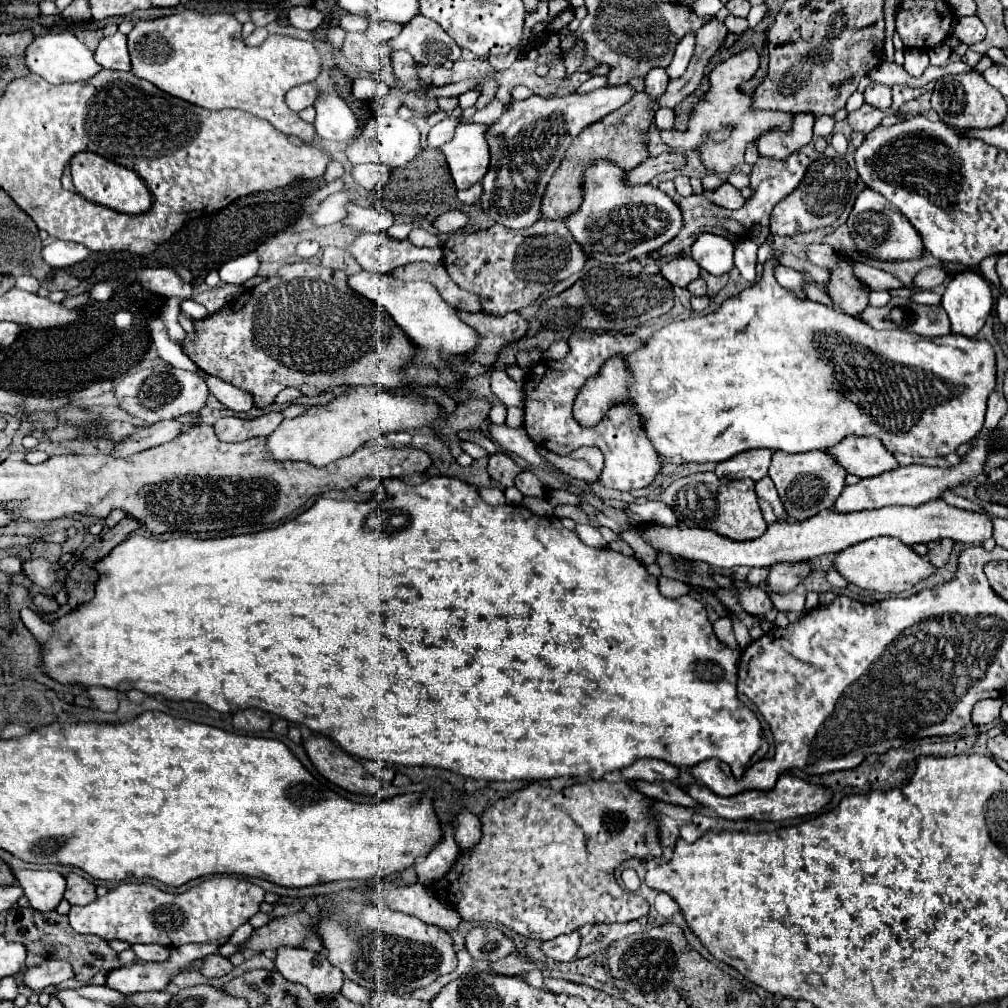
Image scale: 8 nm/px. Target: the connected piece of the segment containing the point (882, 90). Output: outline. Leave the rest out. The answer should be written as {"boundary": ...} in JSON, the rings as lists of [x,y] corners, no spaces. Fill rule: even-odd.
{"boundary":[[[871,84],[871,86],[867,86],[867,90],[863,94],[865,94],[867,104],[881,108],[881,110],[889,110],[891,100],[893,100],[891,86],[887,86],[887,84]]]}

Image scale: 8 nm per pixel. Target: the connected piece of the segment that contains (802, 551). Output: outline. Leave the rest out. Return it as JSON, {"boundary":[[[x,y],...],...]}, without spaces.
{"boundary":[[[931,500],[921,506],[889,506],[879,510],[865,510],[865,512],[851,512],[839,514],[833,510],[823,510],[823,514],[803,520],[803,522],[775,522],[767,528],[767,532],[755,540],[735,542],[731,538],[723,538],[721,534],[711,534],[711,530],[703,528],[669,528],[655,522],[645,522],[639,518],[631,520],[633,532],[637,532],[651,548],[671,554],[673,558],[685,558],[693,562],[705,562],[717,568],[733,568],[733,566],[773,566],[777,562],[799,562],[811,560],[815,556],[827,552],[841,552],[853,544],[859,544],[869,538],[877,536],[895,536],[903,540],[903,544],[913,546],[917,542],[933,542],[935,538],[951,538],[953,542],[967,542],[973,546],[983,544],[987,538],[993,536],[993,522],[987,514],[963,510],[951,506],[943,500]]]}

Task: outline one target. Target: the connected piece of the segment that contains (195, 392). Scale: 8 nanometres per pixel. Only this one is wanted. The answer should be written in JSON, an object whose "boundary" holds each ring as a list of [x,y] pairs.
{"boundary":[[[153,366],[127,374],[121,382],[117,382],[113,394],[125,412],[147,424],[155,424],[159,420],[171,420],[183,414],[199,412],[205,406],[209,388],[207,382],[195,372],[179,370],[173,366]]]}

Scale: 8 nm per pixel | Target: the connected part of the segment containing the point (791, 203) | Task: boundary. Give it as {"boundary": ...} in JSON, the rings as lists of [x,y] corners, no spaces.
{"boundary":[[[829,156],[815,160],[811,164],[811,168],[807,170],[807,178],[799,186],[799,190],[795,190],[795,194],[791,194],[791,198],[783,198],[783,202],[779,202],[773,208],[771,234],[793,236],[799,230],[807,232],[807,230],[815,230],[815,228],[833,224],[845,210],[845,204],[853,192],[855,182],[857,182],[857,172],[845,160],[829,158]]]}

